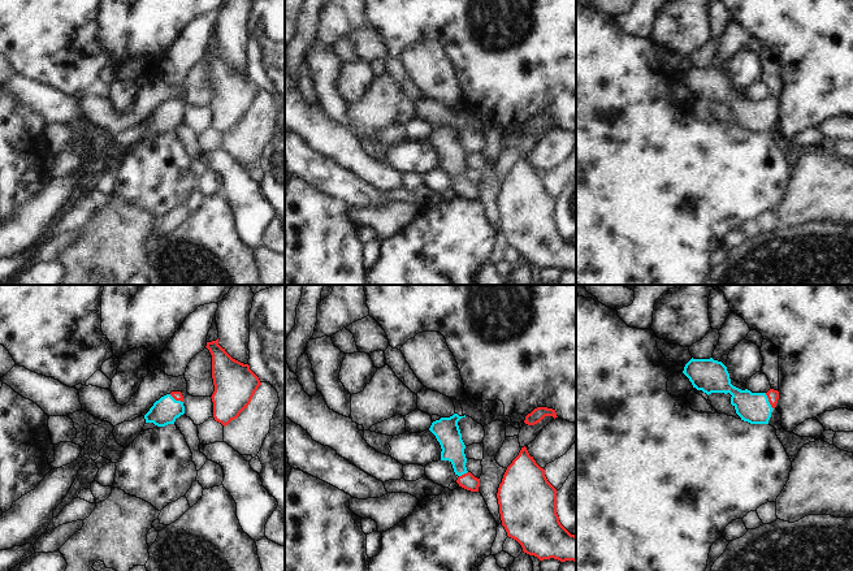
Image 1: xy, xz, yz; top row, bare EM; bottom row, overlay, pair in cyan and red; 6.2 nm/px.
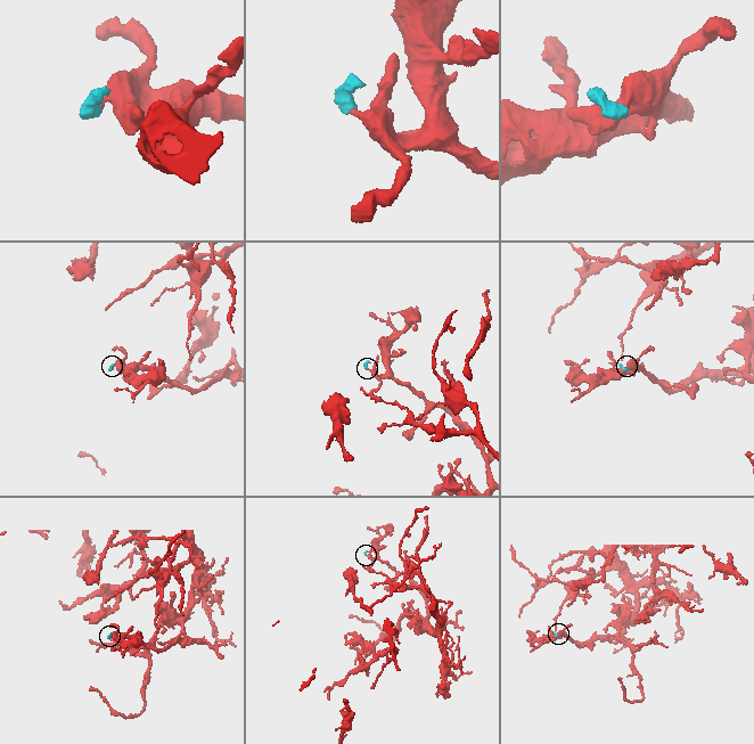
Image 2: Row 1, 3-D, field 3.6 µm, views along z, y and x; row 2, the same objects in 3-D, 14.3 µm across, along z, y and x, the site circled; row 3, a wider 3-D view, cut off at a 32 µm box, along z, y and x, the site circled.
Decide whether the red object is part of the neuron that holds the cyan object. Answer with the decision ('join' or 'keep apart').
join

